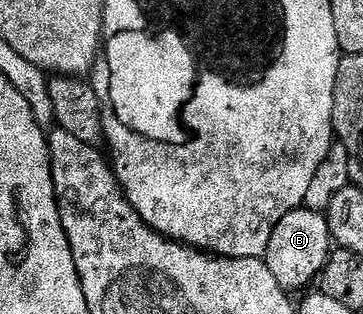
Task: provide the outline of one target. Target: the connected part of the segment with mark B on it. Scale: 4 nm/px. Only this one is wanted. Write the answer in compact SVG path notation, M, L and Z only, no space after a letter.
M298 208L287 212L279 224L275 224L275 232L271 232L271 240L265 249L264 261L279 280L279 284L287 292L301 290L318 281L319 275L325 269L331 253L331 239L329 236L329 219L320 210Z

